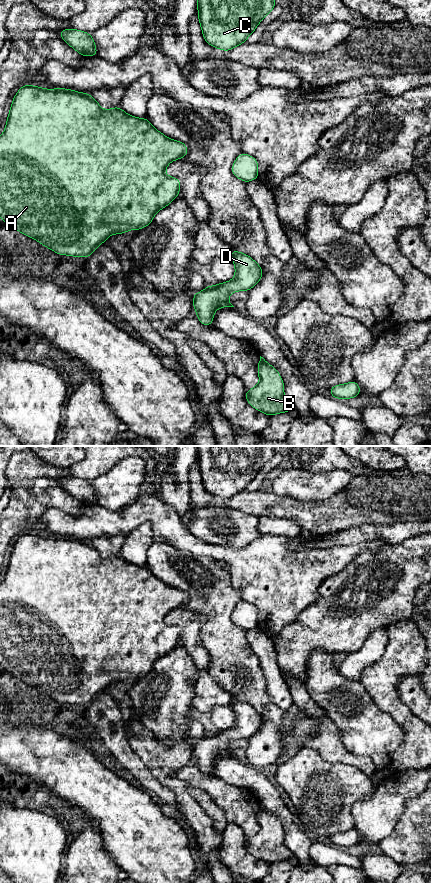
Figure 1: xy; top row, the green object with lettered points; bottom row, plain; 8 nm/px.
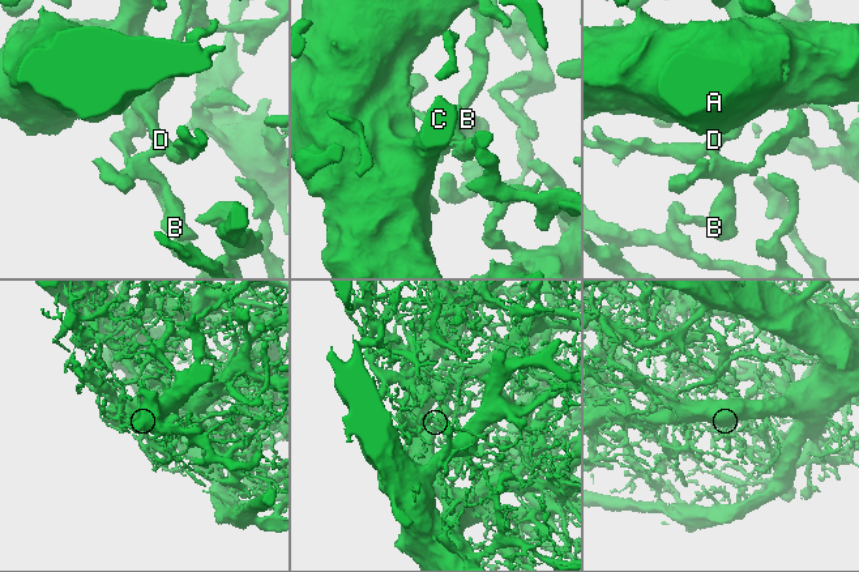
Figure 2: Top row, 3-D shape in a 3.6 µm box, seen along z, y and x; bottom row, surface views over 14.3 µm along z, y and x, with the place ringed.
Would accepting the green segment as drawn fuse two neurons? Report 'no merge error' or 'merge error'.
no merge error

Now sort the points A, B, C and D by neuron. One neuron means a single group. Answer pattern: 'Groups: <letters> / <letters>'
Groups: A B C D

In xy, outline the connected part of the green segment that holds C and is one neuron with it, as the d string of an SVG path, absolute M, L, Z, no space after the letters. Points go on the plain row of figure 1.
M197 446L197 453L204 488L223 499L246 490L257 473L276 454L274 446Z

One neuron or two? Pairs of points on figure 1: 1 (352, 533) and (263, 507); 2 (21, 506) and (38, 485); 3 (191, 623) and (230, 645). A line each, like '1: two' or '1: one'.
1: two
2: one
3: two

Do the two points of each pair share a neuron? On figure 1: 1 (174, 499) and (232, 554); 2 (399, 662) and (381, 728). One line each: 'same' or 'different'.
1: different
2: different

